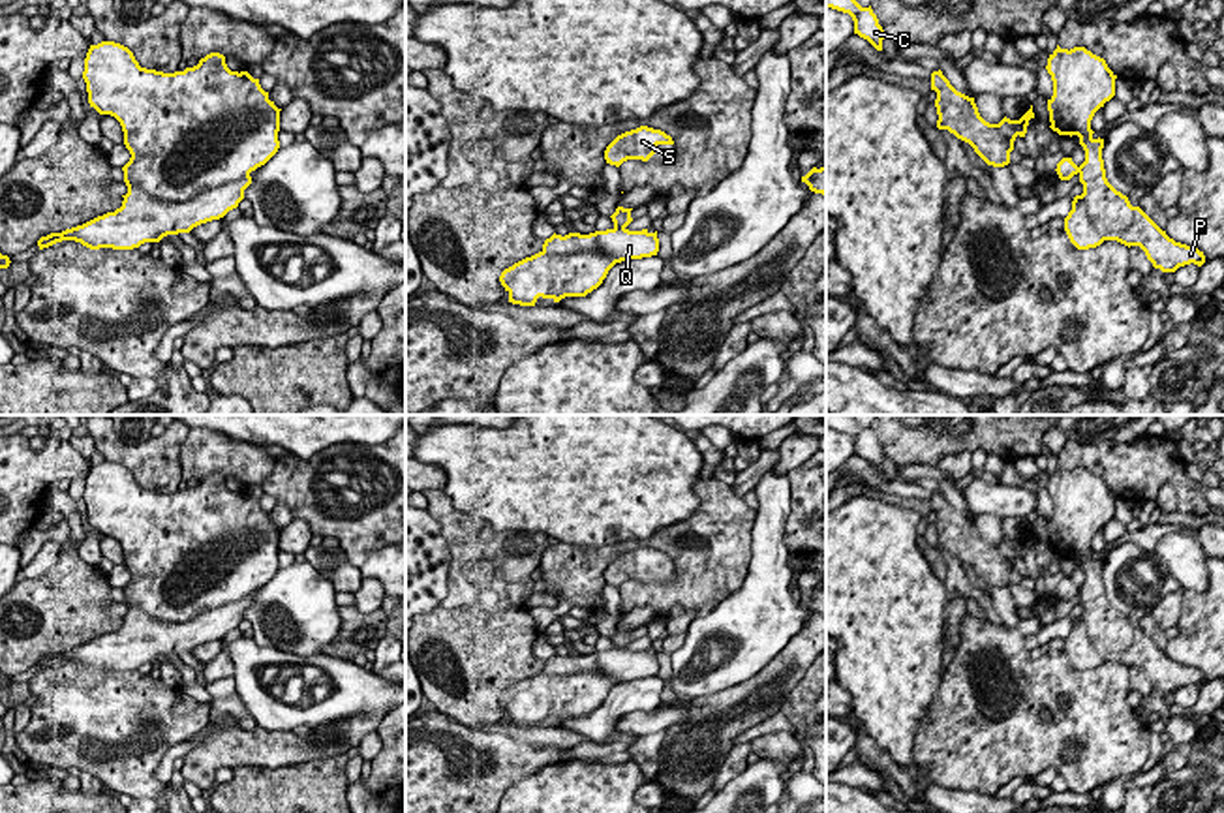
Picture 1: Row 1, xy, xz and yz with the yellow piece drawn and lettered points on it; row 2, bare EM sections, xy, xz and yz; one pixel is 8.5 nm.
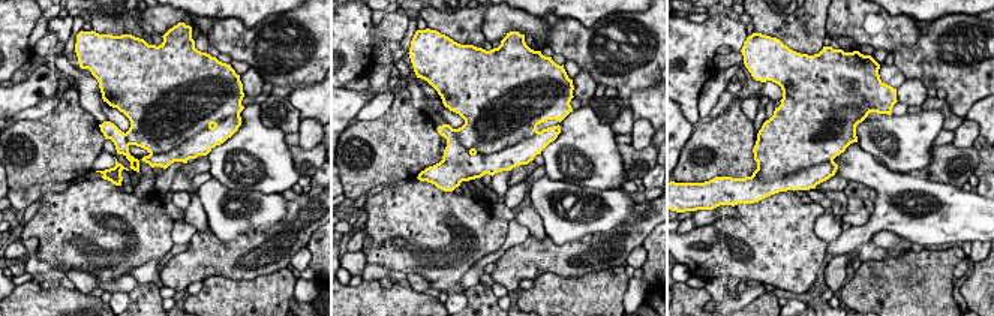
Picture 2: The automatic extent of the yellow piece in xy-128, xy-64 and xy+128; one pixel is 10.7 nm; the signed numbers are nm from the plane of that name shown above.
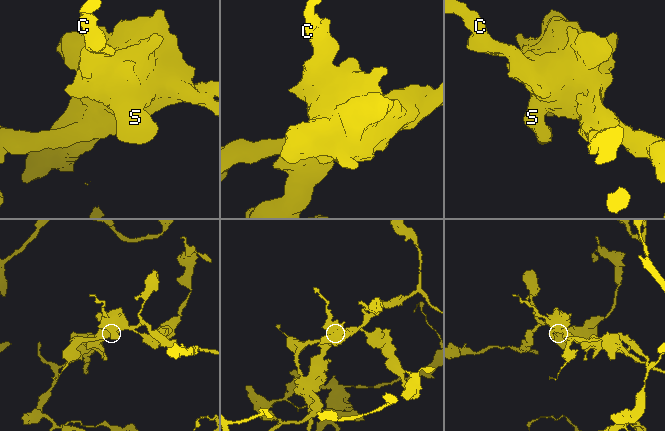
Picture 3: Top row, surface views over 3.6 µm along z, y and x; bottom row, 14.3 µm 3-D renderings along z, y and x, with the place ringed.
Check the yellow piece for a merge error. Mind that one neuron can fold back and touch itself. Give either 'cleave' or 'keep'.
cleave

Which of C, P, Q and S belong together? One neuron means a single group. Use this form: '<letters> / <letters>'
C P S / Q

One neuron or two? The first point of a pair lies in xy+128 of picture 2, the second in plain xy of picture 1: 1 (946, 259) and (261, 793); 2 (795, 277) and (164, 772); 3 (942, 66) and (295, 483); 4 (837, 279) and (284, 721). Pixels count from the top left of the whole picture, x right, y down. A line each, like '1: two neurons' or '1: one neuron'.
1: one neuron
2: two neurons
3: one neuron
4: two neurons

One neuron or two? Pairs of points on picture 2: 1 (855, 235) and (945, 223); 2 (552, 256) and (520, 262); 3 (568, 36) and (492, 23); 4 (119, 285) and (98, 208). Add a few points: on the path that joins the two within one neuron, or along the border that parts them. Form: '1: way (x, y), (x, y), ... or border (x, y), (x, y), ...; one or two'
1: way (877, 222), (922, 222); one
2: way (544, 256), (528, 259); one
3: border (552, 27), (546, 44); two
4: border (128, 273), (111, 280), (96, 280); two

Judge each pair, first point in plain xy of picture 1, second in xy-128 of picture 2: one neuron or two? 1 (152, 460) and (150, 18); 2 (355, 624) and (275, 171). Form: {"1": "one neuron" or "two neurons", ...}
{"1": "two neurons", "2": "two neurons"}

